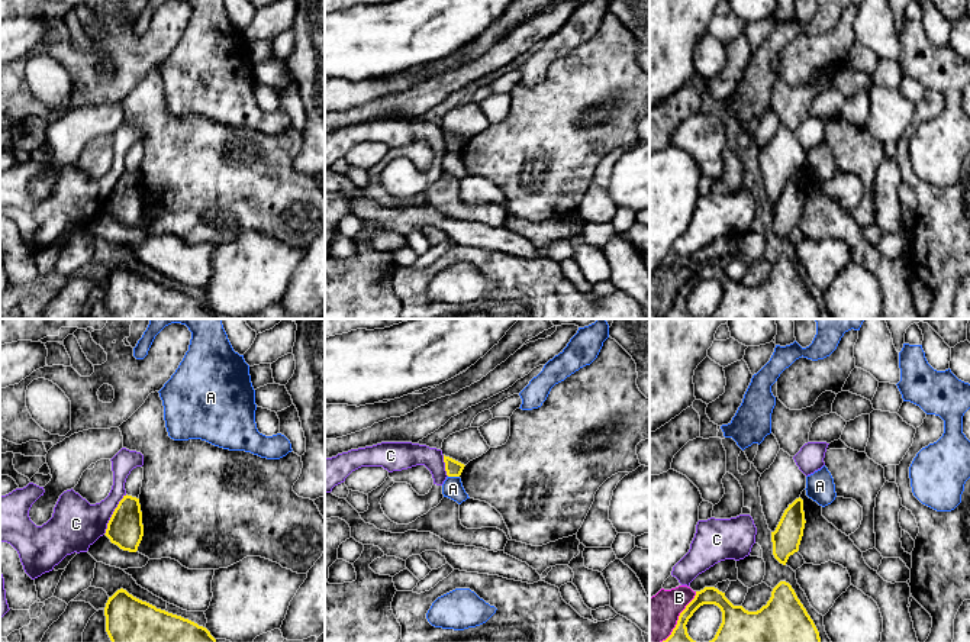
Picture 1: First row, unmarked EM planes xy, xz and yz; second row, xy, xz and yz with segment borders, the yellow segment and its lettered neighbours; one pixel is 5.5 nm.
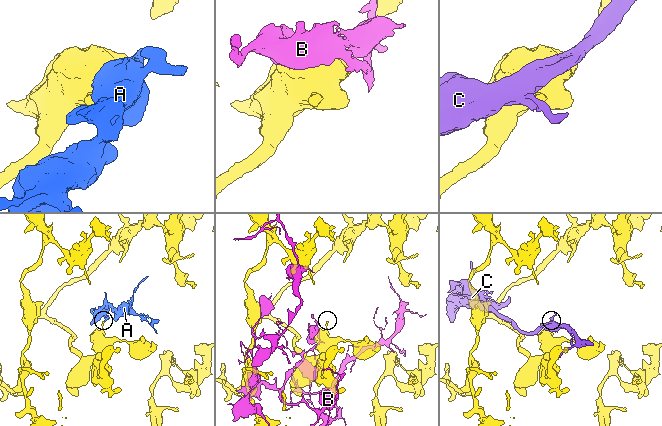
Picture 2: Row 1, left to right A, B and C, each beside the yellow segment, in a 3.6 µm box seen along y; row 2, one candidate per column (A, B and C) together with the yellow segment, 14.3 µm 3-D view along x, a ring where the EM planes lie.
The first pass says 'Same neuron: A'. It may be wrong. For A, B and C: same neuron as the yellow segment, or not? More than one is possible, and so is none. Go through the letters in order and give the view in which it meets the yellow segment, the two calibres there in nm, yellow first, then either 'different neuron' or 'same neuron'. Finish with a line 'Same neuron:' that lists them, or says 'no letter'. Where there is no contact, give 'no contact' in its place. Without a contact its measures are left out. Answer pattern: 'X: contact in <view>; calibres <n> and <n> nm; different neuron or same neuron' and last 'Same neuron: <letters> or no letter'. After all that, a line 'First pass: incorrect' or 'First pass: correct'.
A: contact in xz; calibres 90 and 120 nm; different neuron
B: contact in yz; calibres 100 and 260 nm; different neuron
C: contact in xy; calibres 200 and 280 nm; different neuron
Same neuron: no letter
First pass: incorrect

